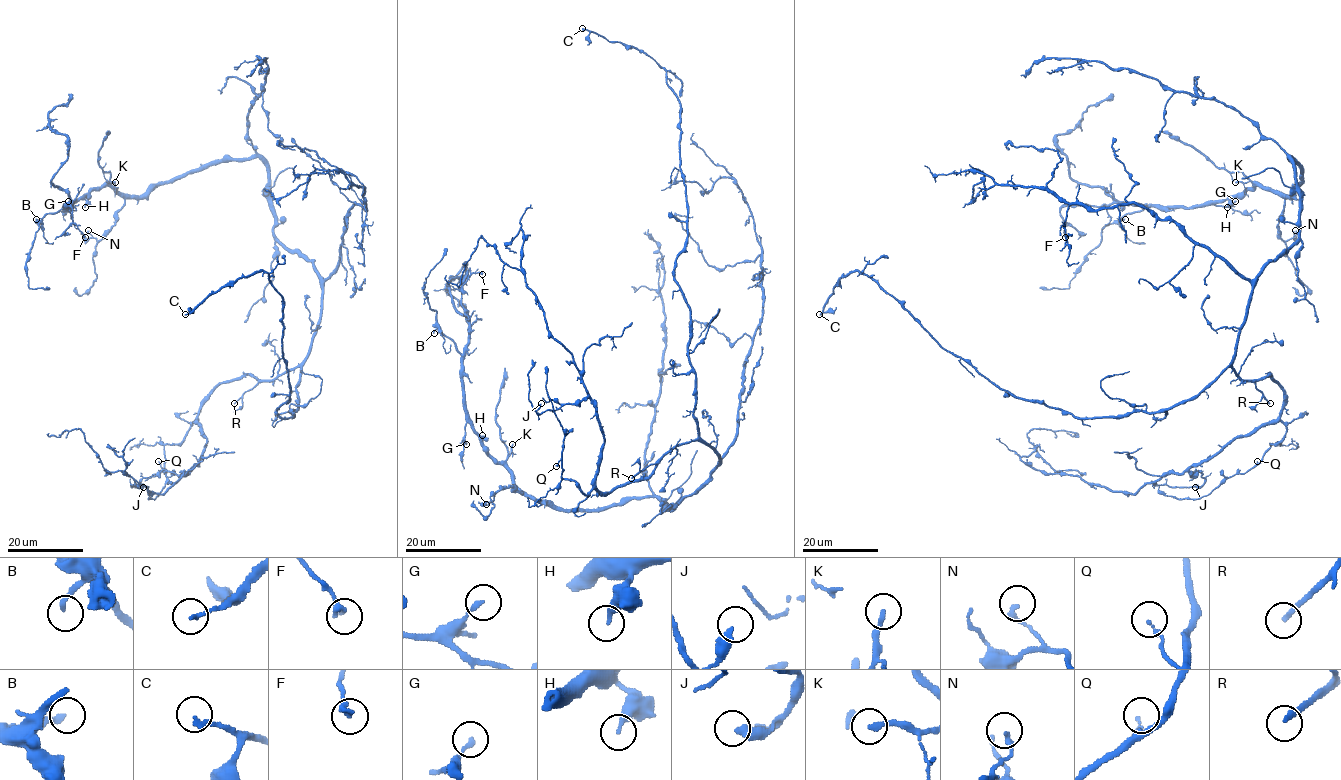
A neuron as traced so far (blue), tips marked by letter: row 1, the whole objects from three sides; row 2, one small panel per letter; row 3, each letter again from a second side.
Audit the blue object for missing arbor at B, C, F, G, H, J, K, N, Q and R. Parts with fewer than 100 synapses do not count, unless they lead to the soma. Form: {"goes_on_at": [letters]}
{"goes_on_at": ["R"]}

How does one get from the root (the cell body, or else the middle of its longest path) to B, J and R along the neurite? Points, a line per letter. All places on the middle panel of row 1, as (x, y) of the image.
B: (710, 475), (671, 508), (655, 496), (596, 509), (531, 499), (487, 451), (466, 408), (461, 354), (434, 333)
J: (710, 475), (718, 454), (690, 440), (648, 477), (600, 492), (603, 431), (592, 401), (539, 414), (541, 403)
R: (710, 475), (719, 462), (718, 454), (707, 444), (690, 440), (666, 452), (631, 478)

